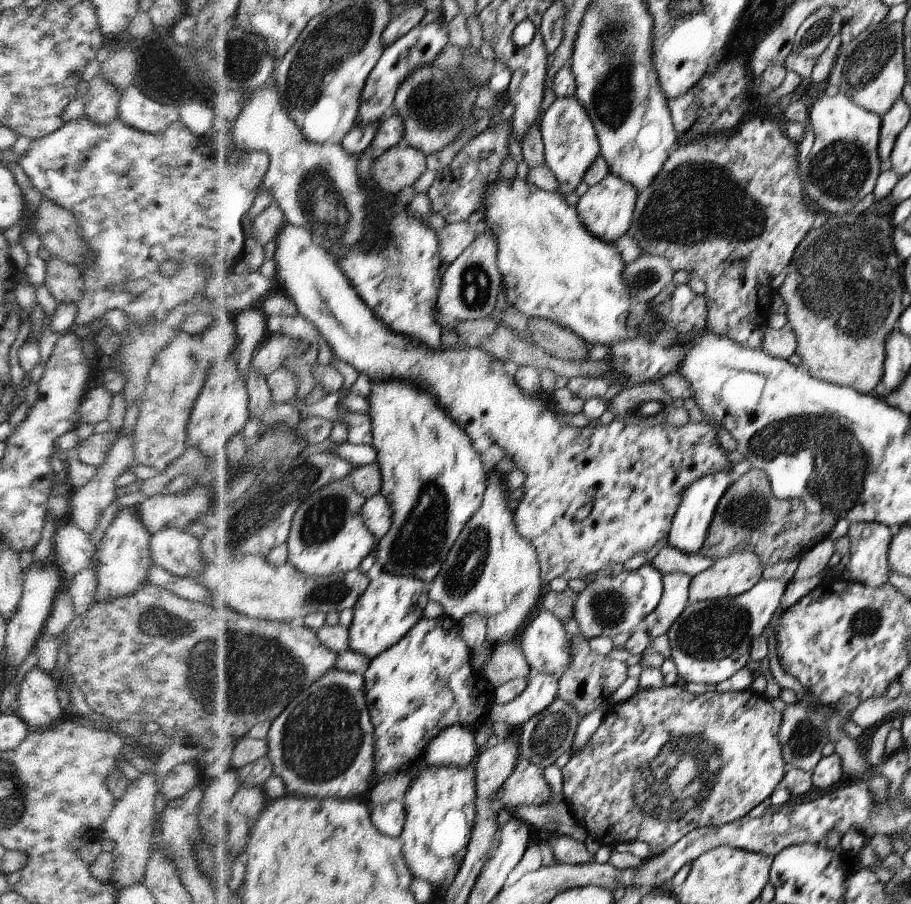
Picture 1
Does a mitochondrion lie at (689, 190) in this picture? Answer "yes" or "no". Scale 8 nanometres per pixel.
yes

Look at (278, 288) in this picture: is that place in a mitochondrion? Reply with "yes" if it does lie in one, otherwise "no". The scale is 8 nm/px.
no

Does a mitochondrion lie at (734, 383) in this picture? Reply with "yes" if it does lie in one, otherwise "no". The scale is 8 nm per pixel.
no

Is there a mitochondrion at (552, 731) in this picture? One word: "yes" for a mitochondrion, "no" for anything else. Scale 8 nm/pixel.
yes

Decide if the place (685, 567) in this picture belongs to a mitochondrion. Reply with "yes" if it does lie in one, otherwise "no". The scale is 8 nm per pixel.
no

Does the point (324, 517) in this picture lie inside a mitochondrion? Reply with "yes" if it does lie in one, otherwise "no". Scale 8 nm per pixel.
yes

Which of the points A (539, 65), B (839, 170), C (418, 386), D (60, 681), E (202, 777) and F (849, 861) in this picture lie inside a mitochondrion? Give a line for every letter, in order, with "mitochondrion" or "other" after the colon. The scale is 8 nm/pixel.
A: other
B: mitochondrion
C: other
D: other
E: other
F: other

